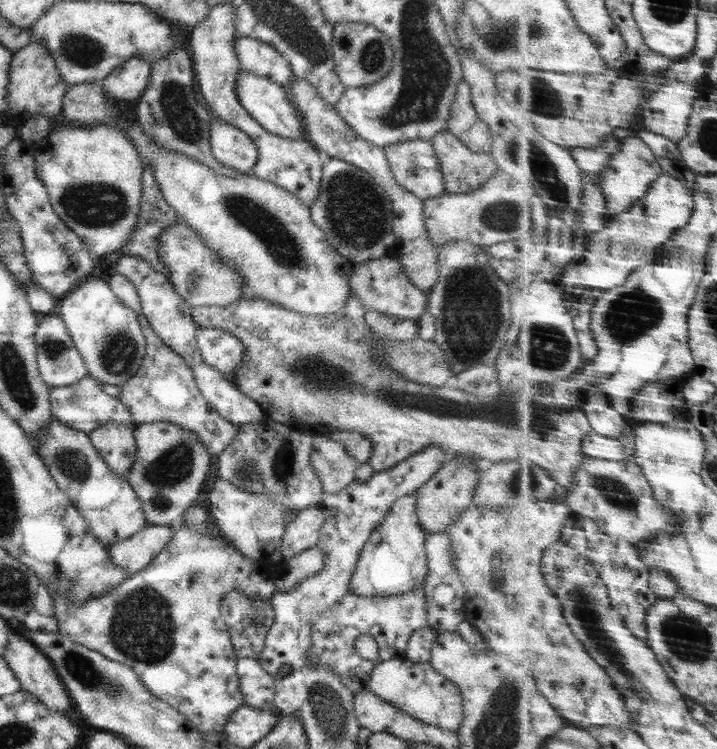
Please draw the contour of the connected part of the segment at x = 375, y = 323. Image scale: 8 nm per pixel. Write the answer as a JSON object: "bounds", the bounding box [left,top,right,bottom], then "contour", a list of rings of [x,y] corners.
{"bounds":[364,311,419,341],"contour":[[[366,311],[364,320],[372,334],[380,337],[405,341],[418,336],[419,325],[410,319],[396,319],[378,311]]]}

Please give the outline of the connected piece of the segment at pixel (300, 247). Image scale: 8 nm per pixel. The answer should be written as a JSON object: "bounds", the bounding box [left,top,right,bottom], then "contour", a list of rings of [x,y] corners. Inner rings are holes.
{"bounds":[61,81,353,318],"contour":[[[101,81],[69,85],[63,98],[61,117],[76,127],[94,127],[100,124],[121,126],[121,130],[125,130],[134,143],[136,153],[144,162],[144,168],[146,162],[151,162],[151,170],[168,206],[188,223],[223,263],[230,263],[242,275],[241,297],[266,299],[279,307],[302,315],[316,315],[322,318],[328,315],[336,315],[338,318],[346,315],[343,308],[352,295],[349,280],[353,263],[328,244],[324,232],[311,219],[310,208],[291,192],[252,174],[224,176],[196,160],[164,150],[165,148],[157,145],[143,130],[140,130],[136,122],[122,120],[118,116],[114,102],[108,100],[103,93]]]}

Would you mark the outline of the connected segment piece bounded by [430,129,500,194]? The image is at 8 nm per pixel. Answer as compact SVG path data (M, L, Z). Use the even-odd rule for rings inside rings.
M447 129L436 133L430 141L437 157L436 161L439 163L438 169L443 175L446 193L469 193L481 187L496 171L500 171L490 151L480 153L472 151L471 146L448 132Z

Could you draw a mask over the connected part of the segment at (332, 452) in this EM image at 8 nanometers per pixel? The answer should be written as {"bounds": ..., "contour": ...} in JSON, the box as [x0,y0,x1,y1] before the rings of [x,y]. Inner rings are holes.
{"bounds":[311,435,359,494],"contour":[[[316,435],[311,446],[311,464],[321,480],[324,493],[336,494],[346,488],[355,477],[359,476],[358,463],[348,454],[348,451],[332,436]]]}

